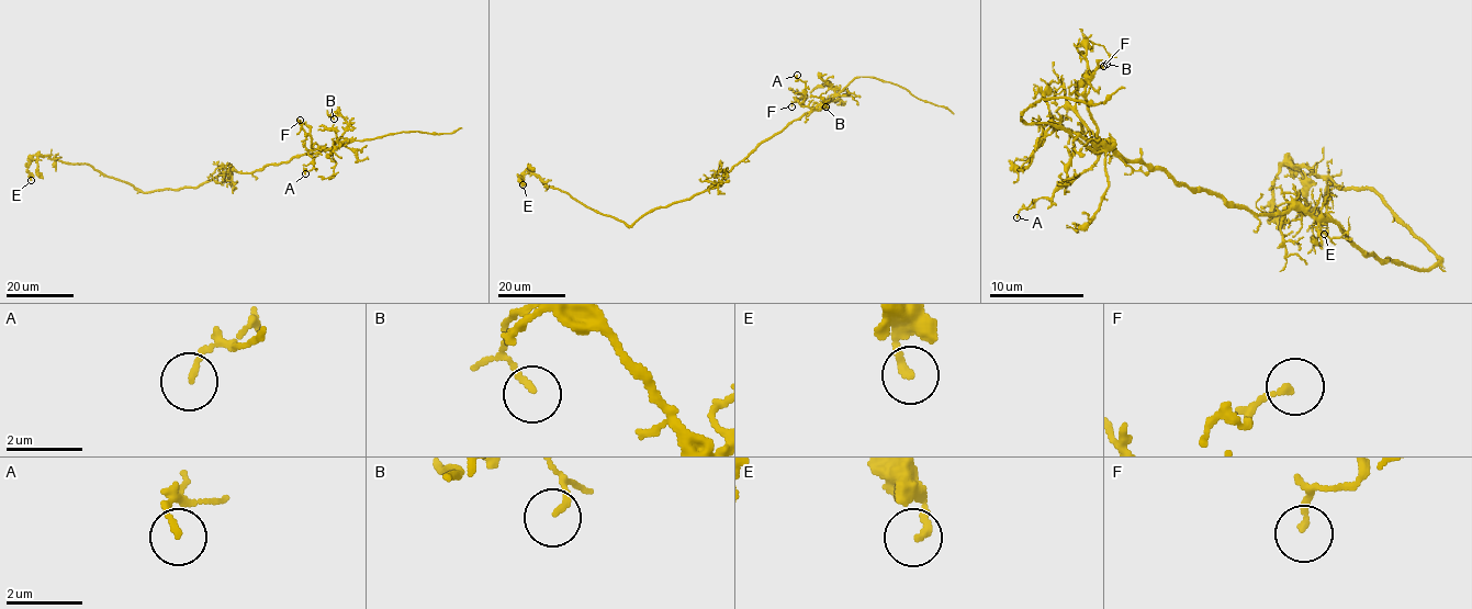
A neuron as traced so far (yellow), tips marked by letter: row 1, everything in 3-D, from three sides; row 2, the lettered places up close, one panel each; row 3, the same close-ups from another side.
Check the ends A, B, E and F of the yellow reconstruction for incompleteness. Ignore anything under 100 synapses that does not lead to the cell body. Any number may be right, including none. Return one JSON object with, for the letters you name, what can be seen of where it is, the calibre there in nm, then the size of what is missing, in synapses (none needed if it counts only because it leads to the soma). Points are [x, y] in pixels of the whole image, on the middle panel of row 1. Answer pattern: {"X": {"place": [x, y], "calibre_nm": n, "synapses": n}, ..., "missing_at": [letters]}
{"missing_at": []}

